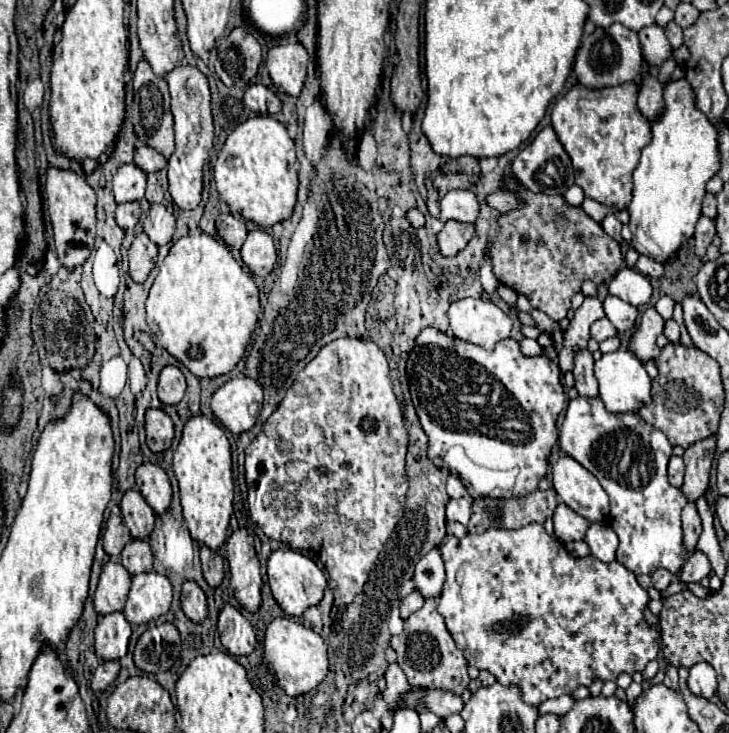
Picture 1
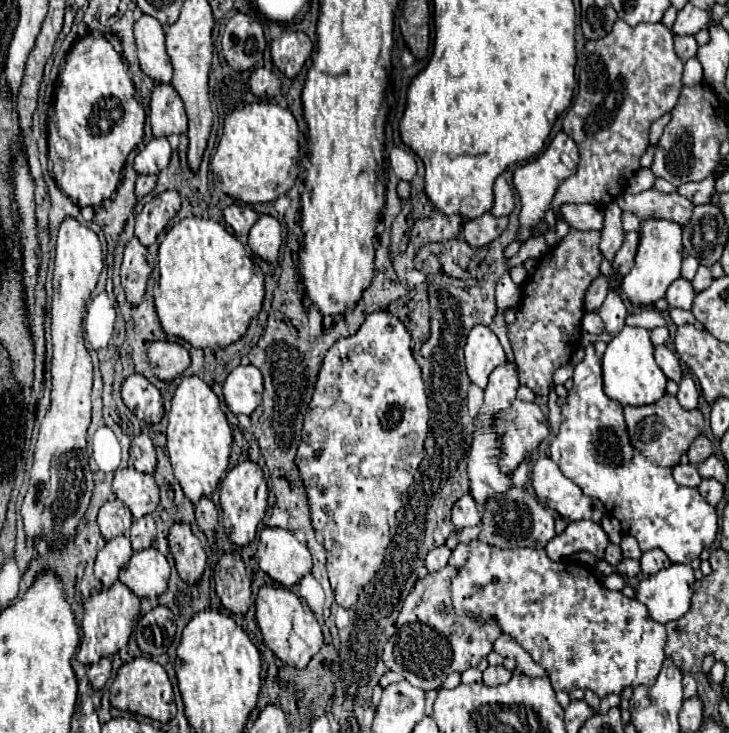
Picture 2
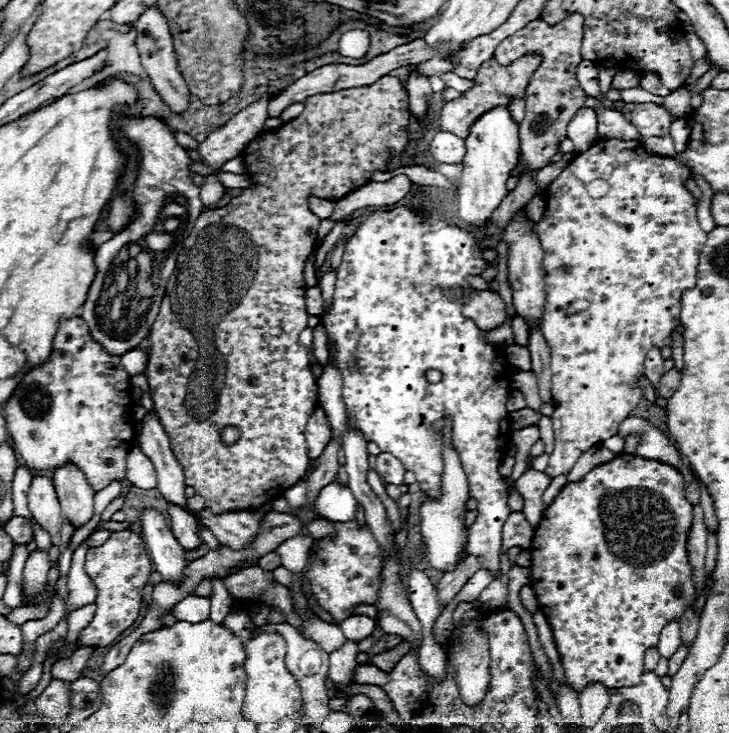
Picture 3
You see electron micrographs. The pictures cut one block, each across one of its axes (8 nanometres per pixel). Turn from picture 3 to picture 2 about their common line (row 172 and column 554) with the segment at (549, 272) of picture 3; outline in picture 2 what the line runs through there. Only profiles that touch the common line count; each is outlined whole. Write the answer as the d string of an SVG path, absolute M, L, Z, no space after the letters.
M470 540L466 544L470 548L470 558L466 560L466 564L460 568L460 574L458 578L454 578L450 590L452 590L452 602L454 602L454 610L456 614L470 614L474 616L476 620L480 622L488 622L490 618L494 618L494 622L500 626L500 630L504 634L508 634L512 640L516 640L530 656L532 660L536 662L538 658L538 664L542 668L546 668L548 672L548 678L554 686L554 690L562 690L562 692L570 692L572 688L582 688L582 690L592 690L594 694L598 694L600 698L606 696L606 694L620 694L626 686L630 688L636 688L640 684L644 686L652 686L656 682L656 676L662 668L662 662L664 662L664 644L666 644L666 628L660 624L660 622L654 622L646 610L646 606L634 598L628 598L624 596L622 592L612 592L608 590L596 576L592 576L592 572L582 566L580 562L568 562L568 560L562 560L562 562L556 562L556 560L550 560L546 556L546 550L534 550L534 548L514 548L514 550L500 550L496 546L486 546L478 540Z

